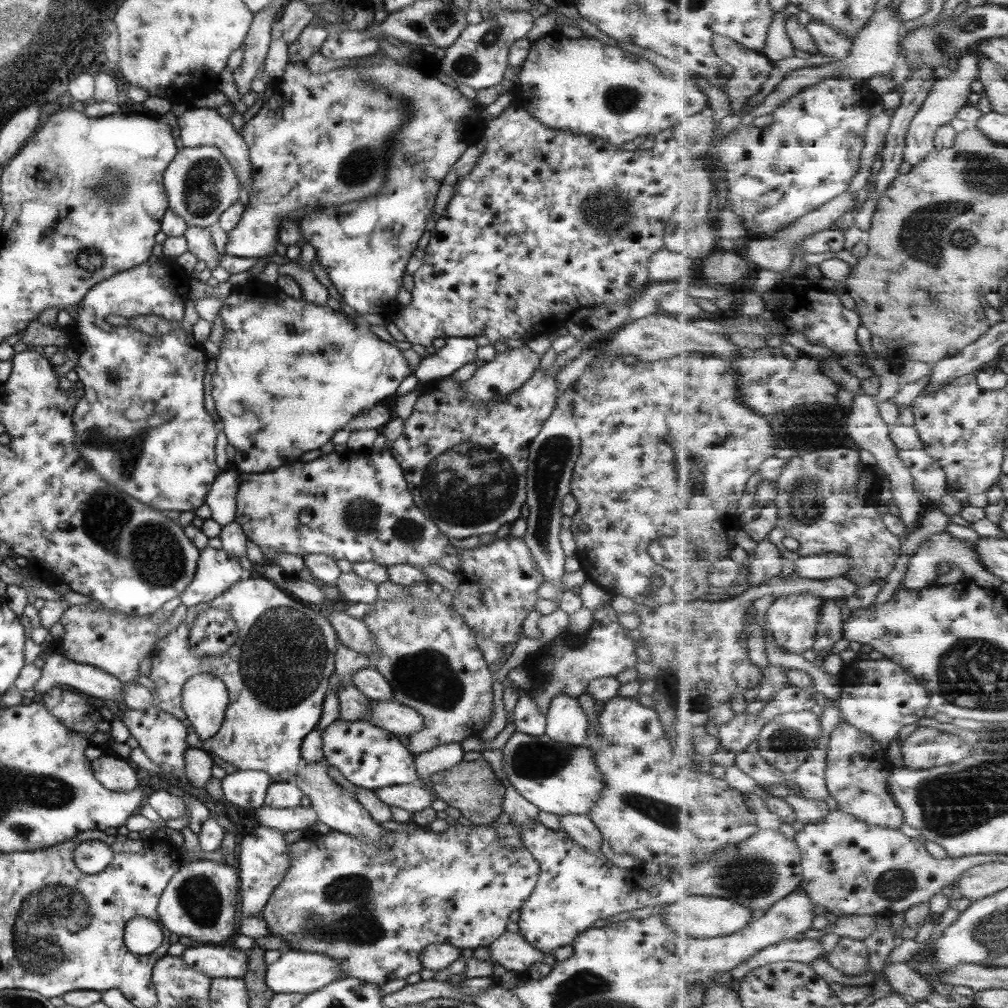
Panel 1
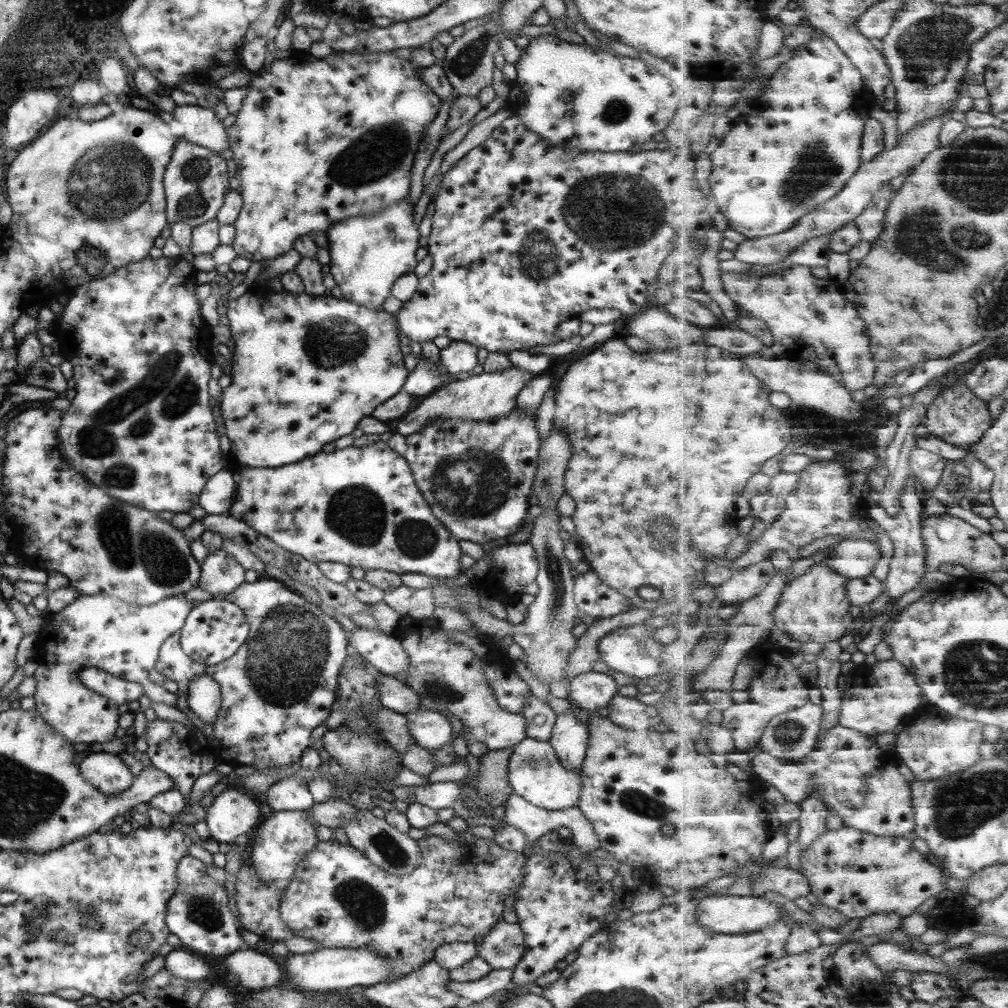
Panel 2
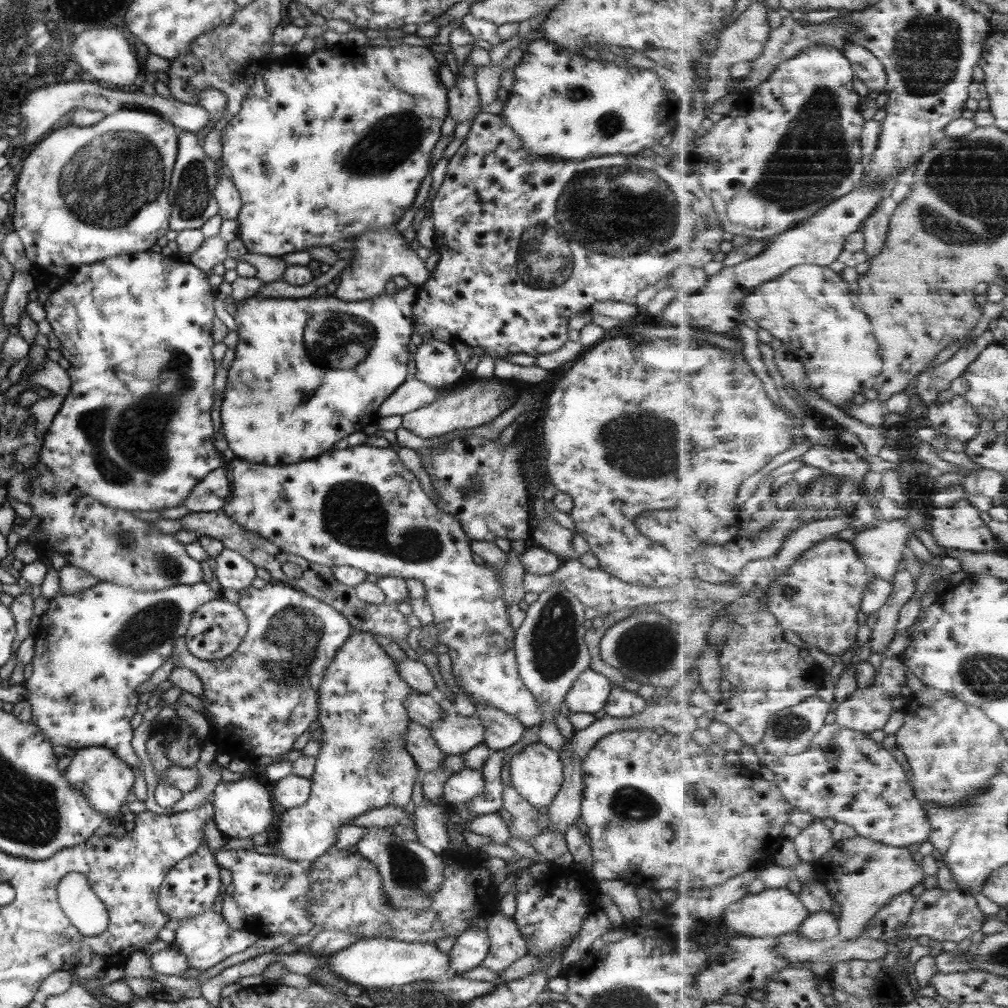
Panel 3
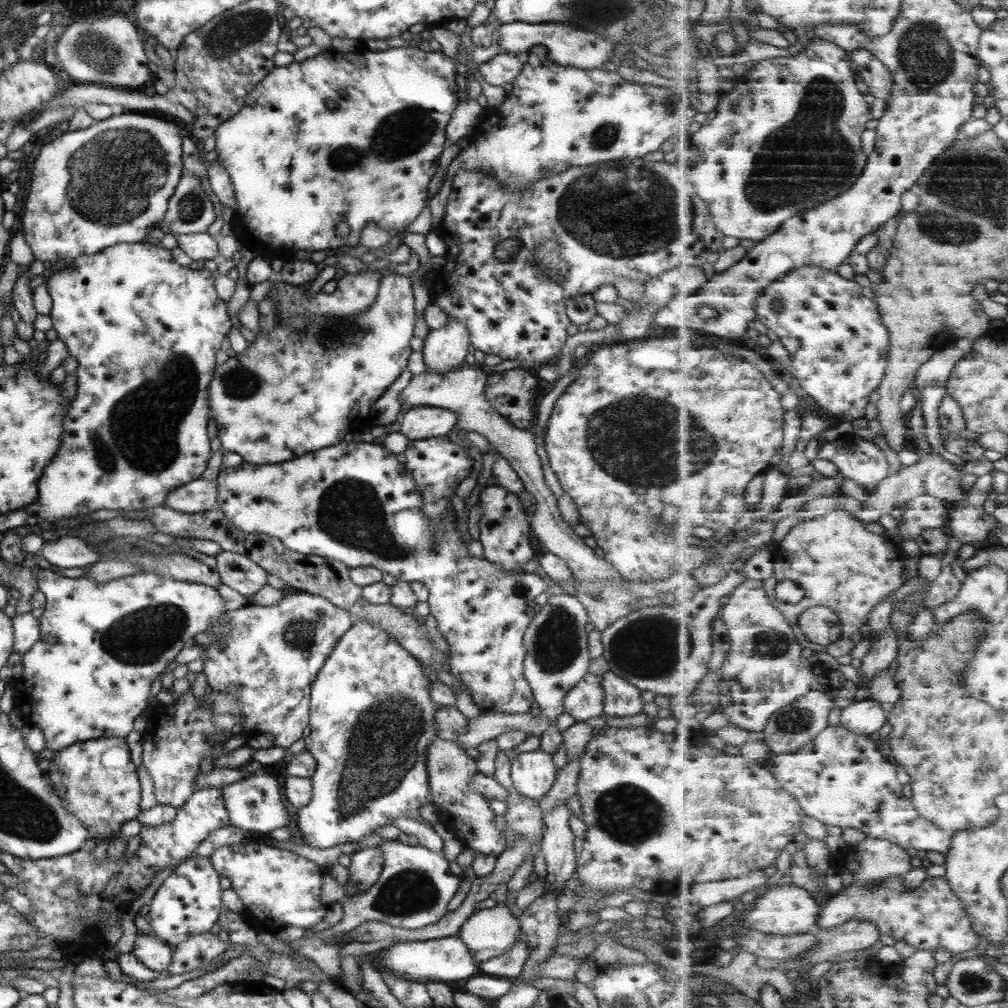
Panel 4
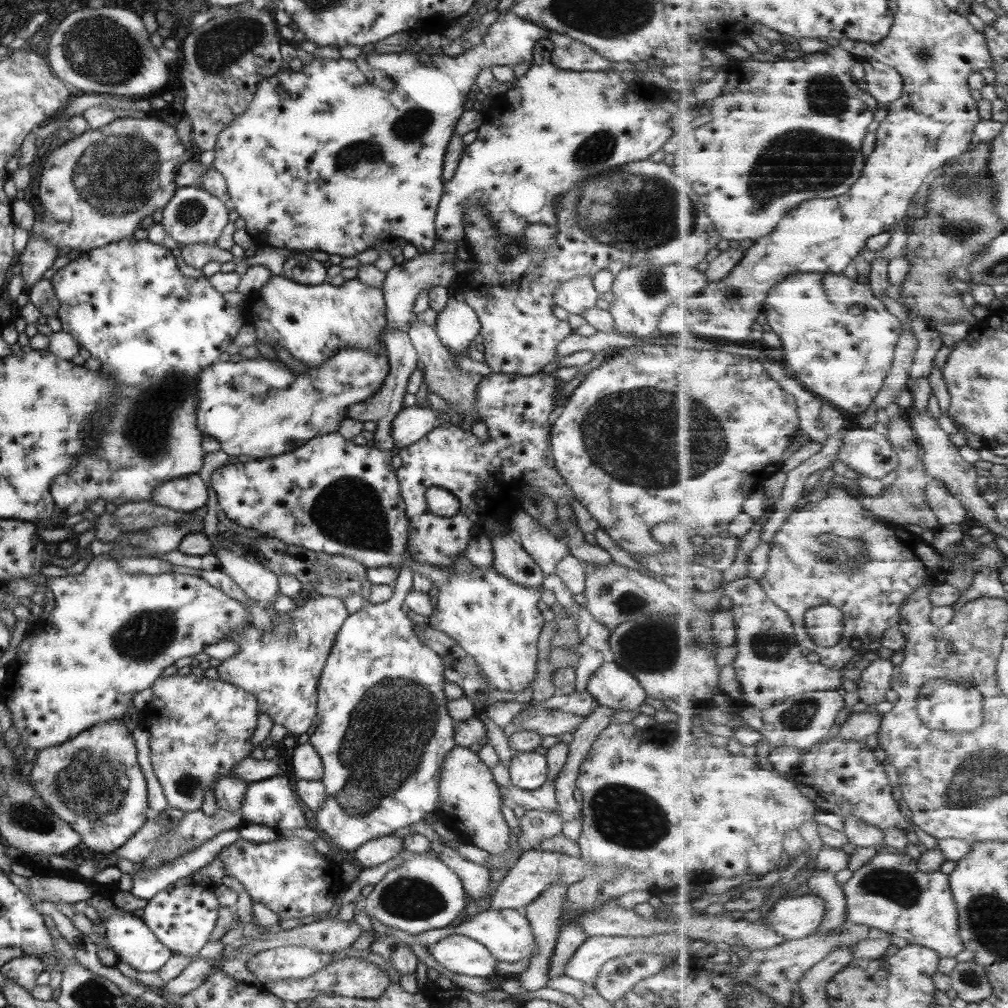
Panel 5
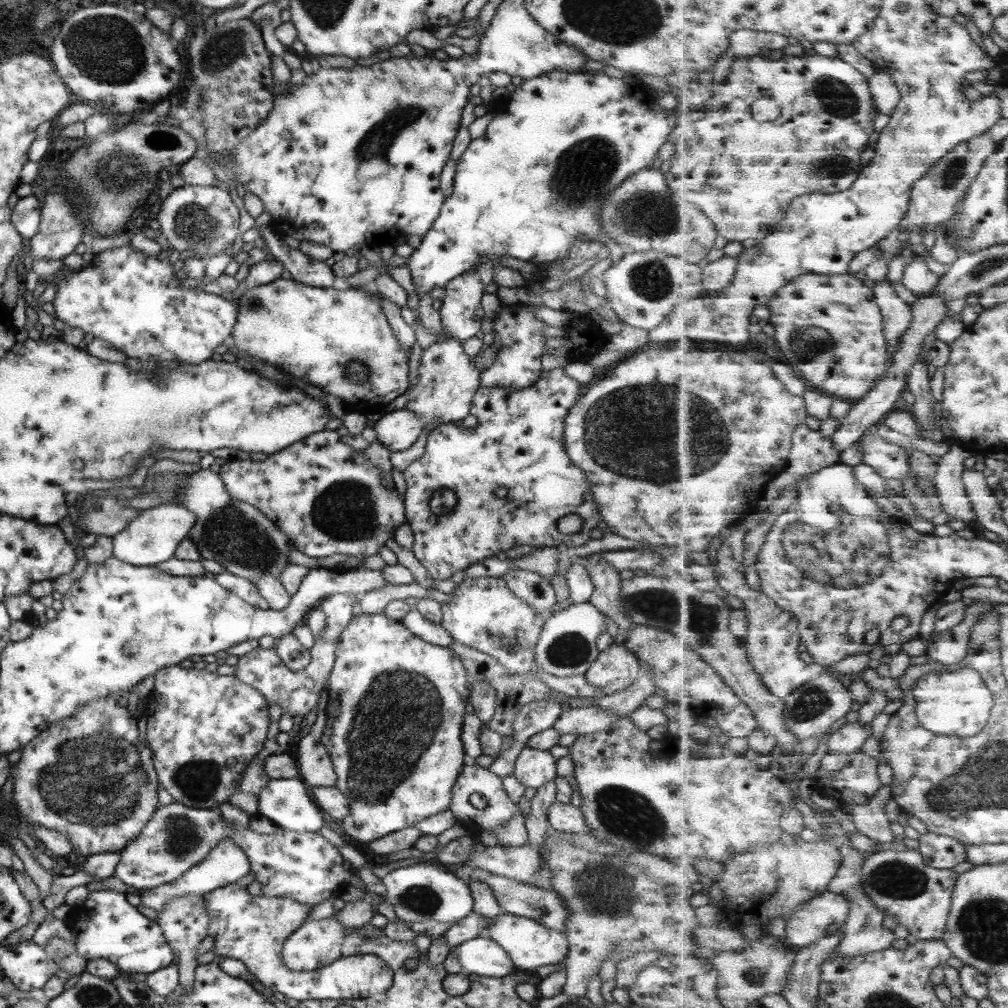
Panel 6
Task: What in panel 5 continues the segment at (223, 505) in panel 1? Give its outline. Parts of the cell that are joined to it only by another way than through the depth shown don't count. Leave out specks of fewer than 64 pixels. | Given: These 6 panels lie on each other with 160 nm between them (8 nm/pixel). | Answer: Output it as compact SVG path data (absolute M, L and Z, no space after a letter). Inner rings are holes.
M199 474L171 478L153 489L149 501L181 512L192 512L206 506L207 486Z

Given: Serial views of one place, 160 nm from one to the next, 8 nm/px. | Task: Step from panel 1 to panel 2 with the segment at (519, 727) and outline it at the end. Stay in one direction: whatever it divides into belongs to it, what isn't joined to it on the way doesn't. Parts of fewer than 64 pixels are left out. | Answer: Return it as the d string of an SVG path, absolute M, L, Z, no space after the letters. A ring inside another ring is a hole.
M527 695L519 714L525 721L527 737L540 741L546 741L549 738L556 715L551 711L548 703L544 703L533 695Z

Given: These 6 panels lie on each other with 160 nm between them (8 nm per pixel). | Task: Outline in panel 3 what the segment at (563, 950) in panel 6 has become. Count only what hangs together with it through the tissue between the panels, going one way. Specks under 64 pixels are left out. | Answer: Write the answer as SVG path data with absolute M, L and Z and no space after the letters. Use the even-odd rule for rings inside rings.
M478 918L478 924L469 926L467 931L455 937L455 944L449 950L448 963L456 974L479 966L489 952L486 921L487 918Z

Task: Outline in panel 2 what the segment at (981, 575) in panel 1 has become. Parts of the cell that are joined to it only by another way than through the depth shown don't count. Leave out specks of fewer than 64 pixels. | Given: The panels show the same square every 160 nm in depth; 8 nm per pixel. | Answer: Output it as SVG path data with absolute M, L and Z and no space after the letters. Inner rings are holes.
M947 513L924 518L923 541L925 541L924 545L927 551L927 565L934 569L939 568L943 562L949 562L956 566L960 564L966 567L969 572L974 570L980 574L989 574L1006 564L1006 549L993 539L991 533L985 534L979 528L973 528L969 522Z

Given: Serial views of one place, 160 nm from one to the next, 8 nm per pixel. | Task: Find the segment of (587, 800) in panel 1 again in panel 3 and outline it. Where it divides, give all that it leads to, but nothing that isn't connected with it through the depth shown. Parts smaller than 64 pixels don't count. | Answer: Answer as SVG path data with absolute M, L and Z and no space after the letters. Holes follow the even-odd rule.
M539 742L527 744L509 761L512 787L533 809L543 809L551 804L562 783L562 764L557 751Z

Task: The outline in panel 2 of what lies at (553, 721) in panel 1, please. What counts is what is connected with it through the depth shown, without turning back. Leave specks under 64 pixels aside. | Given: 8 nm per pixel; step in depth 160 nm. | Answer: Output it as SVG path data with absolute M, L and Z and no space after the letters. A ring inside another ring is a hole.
M571 712L556 716L549 738L546 740L555 751L561 766L579 771L588 741L588 728Z

